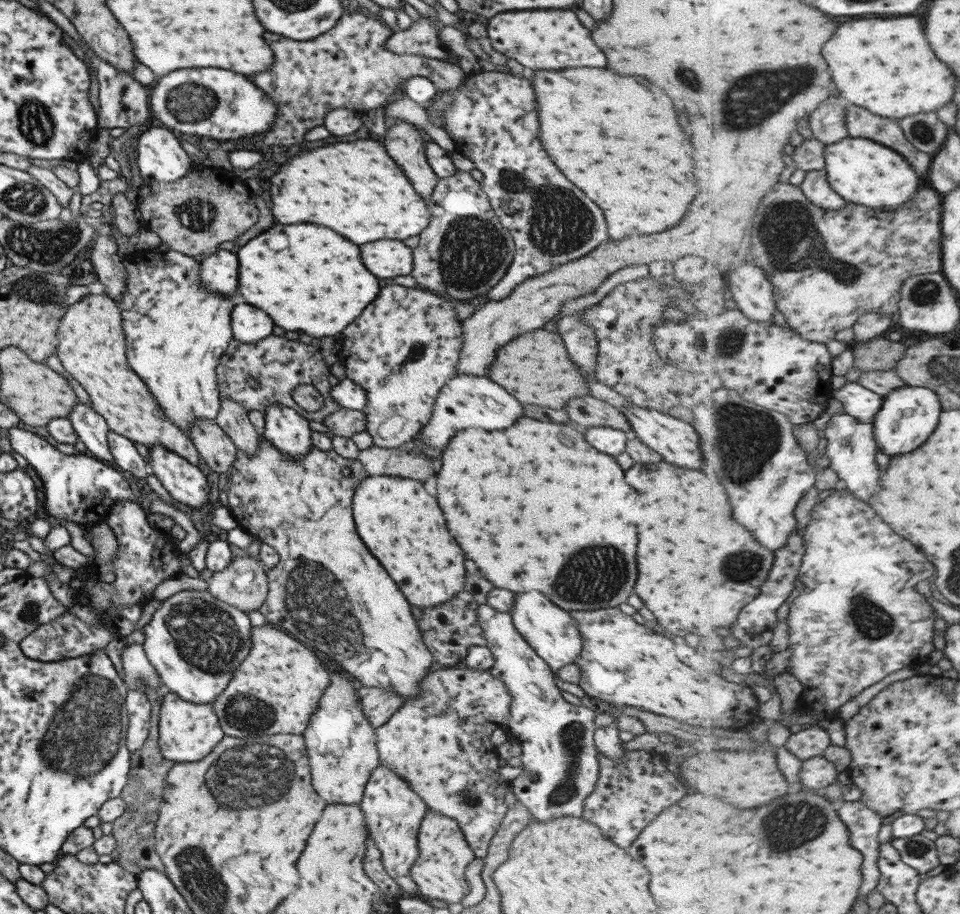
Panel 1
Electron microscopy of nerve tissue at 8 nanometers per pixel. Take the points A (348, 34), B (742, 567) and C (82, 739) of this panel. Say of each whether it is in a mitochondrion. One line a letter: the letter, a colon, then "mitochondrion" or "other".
A: other
B: mitochondrion
C: mitochondrion

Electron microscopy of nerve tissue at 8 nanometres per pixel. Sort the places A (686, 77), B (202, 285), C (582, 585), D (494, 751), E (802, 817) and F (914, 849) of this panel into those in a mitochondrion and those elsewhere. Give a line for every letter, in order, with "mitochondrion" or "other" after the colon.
A: mitochondrion
B: other
C: mitochondrion
D: other
E: mitochondrion
F: mitochondrion

